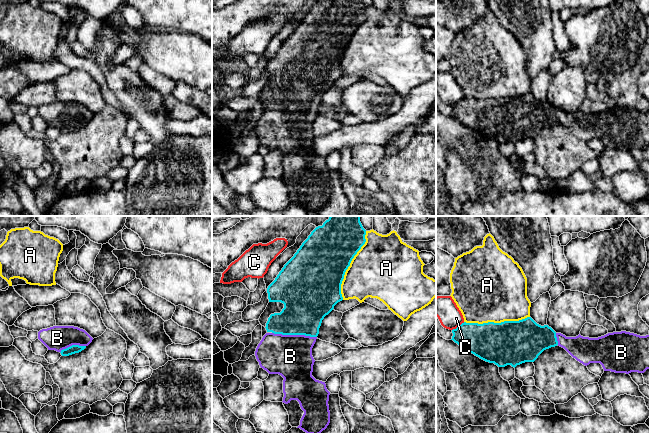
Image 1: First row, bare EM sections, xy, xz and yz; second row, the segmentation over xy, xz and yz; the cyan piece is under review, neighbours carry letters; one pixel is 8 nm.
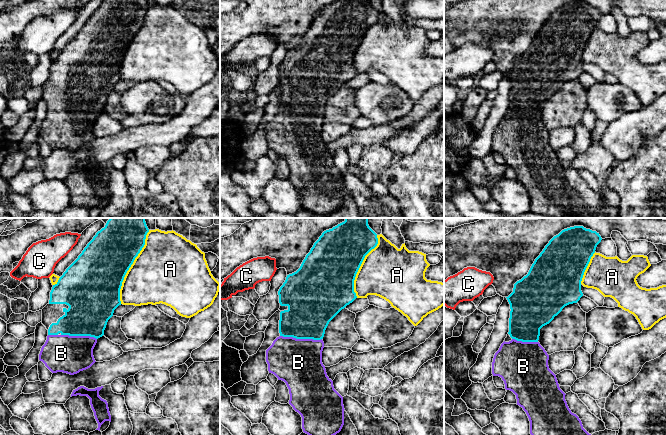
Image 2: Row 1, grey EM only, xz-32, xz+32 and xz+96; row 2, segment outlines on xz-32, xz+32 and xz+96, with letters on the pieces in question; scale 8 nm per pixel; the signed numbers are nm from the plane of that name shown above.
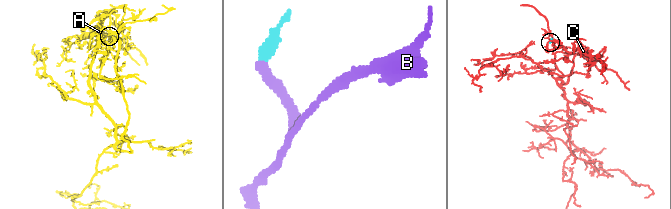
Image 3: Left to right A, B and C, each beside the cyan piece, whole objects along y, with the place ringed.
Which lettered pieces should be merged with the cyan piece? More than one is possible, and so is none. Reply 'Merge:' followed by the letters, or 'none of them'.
Merge: B

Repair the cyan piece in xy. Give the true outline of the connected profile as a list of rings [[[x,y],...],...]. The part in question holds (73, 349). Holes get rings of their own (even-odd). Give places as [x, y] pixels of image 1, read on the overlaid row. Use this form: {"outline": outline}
{"outline": [[[53,326],[38,332],[38,339],[48,348],[69,356],[84,350],[93,338],[74,326]]]}

